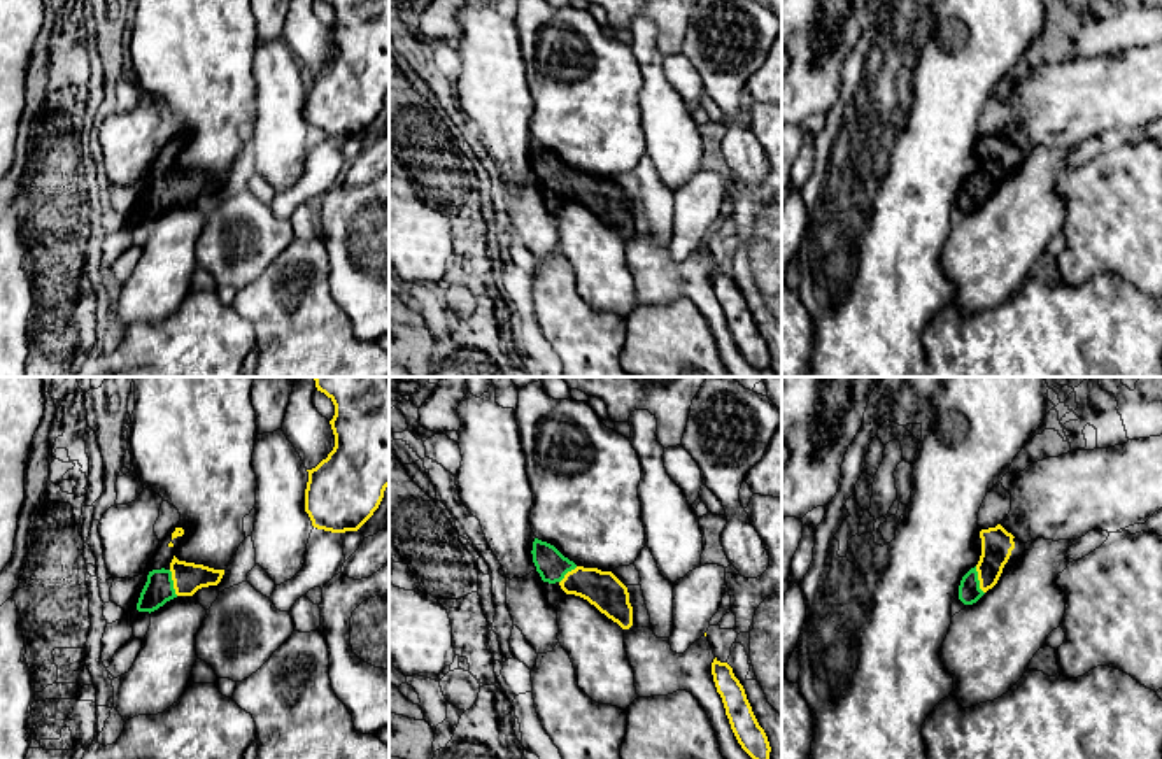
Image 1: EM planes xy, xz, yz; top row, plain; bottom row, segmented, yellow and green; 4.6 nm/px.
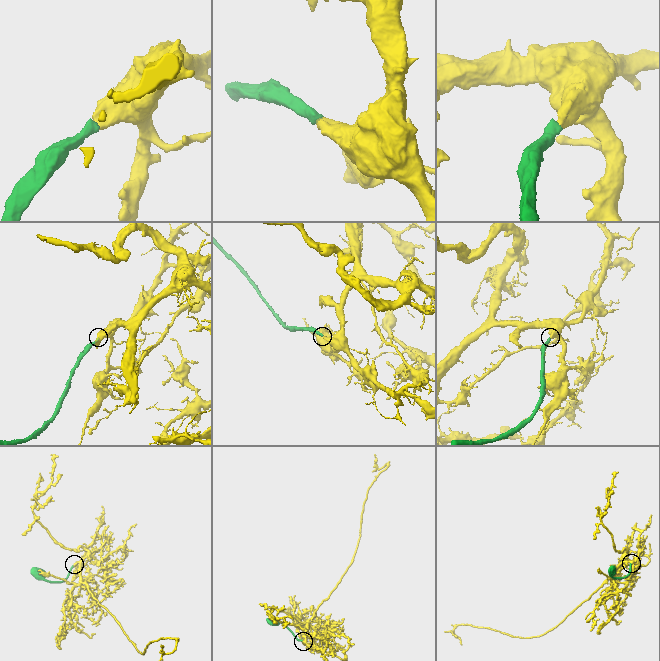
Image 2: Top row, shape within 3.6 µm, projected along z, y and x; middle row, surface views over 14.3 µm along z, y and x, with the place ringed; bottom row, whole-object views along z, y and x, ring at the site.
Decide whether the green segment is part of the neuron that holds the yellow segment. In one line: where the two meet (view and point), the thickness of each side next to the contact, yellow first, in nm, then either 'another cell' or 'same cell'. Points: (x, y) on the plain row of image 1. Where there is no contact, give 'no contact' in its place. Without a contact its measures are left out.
yz (978, 186) | 140/100 nm | same cell

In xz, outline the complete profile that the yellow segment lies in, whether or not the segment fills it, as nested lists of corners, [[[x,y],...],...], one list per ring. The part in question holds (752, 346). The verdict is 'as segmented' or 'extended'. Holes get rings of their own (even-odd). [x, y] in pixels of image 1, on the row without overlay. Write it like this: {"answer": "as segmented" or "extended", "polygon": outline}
{"answer": "as segmented", "polygon": [[[715,265],[712,270],[712,282],[738,351],[759,372],[768,370],[771,359],[768,344],[759,333],[745,296],[734,284],[733,275]]]}

